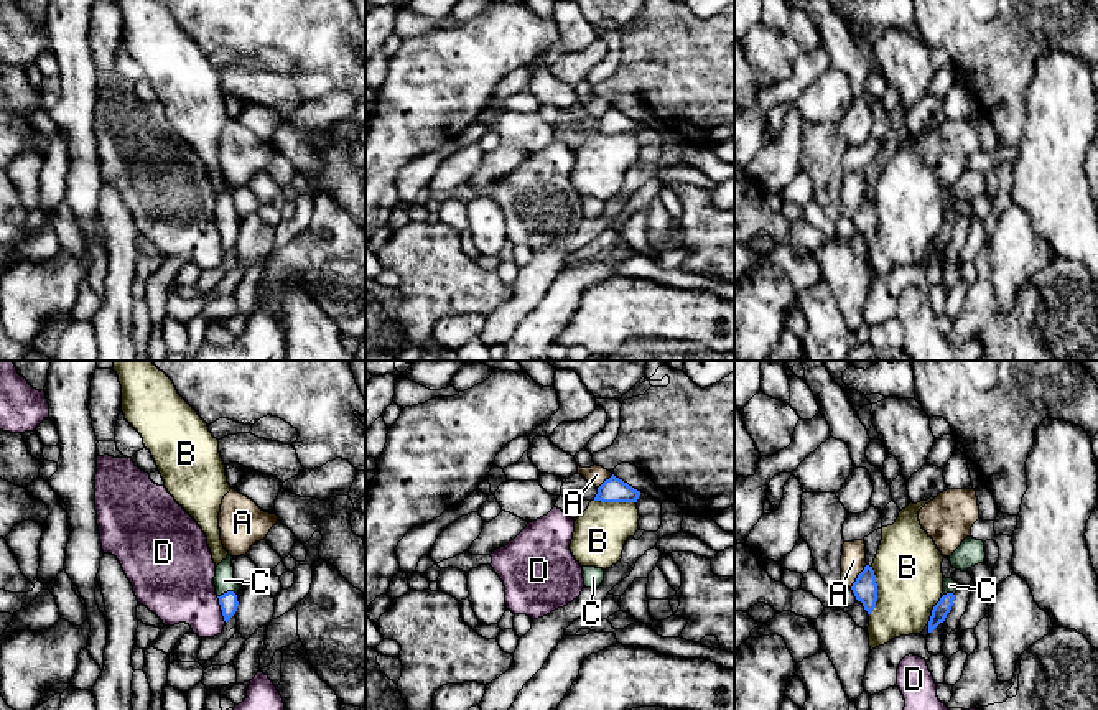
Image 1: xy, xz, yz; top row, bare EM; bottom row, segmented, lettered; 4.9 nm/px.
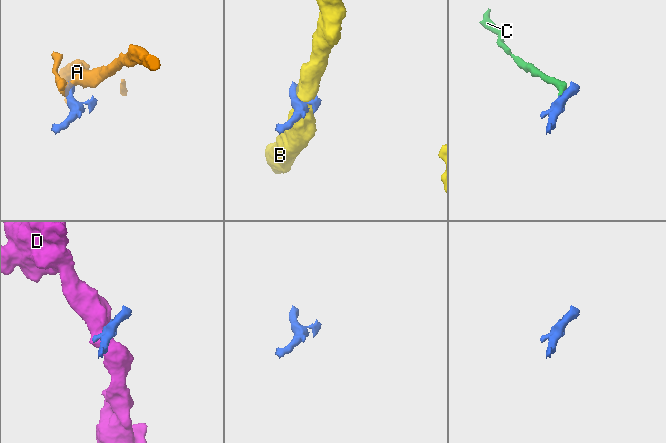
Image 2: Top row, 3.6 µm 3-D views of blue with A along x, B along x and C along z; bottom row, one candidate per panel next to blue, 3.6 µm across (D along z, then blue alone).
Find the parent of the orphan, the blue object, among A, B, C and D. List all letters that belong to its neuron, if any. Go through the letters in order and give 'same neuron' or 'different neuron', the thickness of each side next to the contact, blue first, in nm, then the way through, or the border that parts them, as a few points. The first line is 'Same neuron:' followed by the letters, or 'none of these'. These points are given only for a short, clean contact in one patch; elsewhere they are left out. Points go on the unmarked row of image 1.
Same neuron: C
A: different neuron; calibres 120 and 130 nm; border yz (866, 195), (850, 218)
B: different neuron; calibres 120 and 320 nm
C: same neuron; calibres 90 and 100 nm; way xy (227, 233), (231, 223), (224, 211)
D: different neuron; calibres 90 and 360 nm

